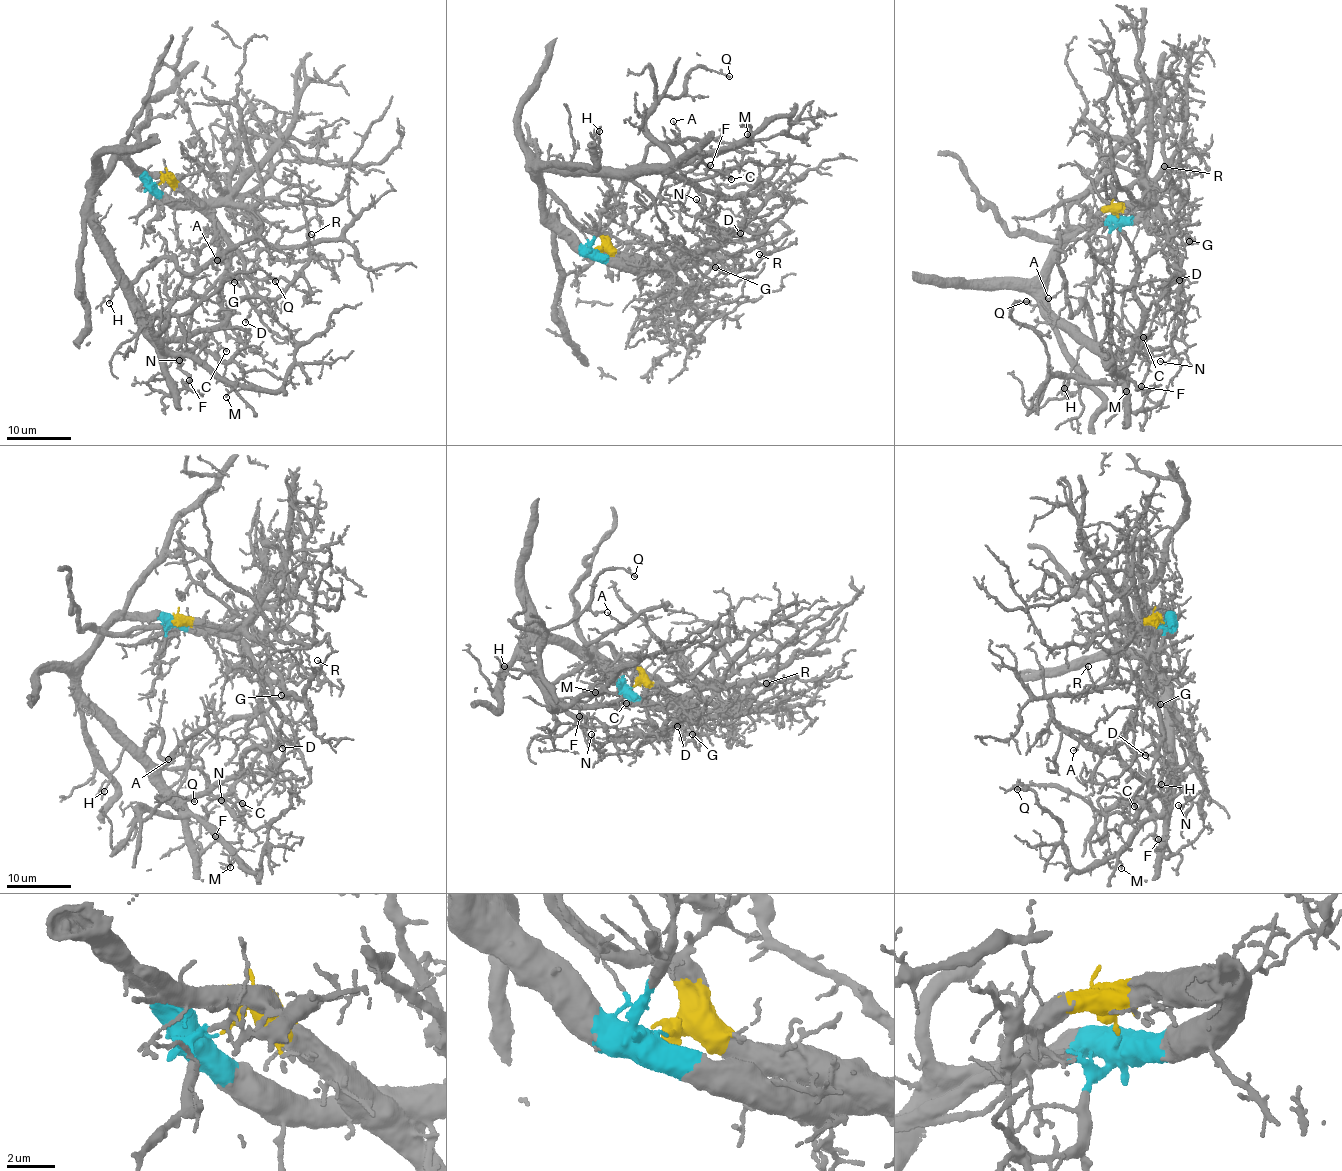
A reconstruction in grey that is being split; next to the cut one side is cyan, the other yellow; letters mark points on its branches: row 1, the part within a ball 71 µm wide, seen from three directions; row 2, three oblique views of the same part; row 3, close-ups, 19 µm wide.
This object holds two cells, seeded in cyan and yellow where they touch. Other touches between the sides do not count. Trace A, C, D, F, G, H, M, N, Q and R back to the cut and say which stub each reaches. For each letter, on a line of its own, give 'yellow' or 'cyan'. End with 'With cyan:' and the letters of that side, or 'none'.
A: cyan
C: cyan
D: yellow
F: cyan
G: yellow
H: cyan
M: cyan
N: yellow
Q: cyan
R: yellow
With cyan: A, C, F, H, M, Q

